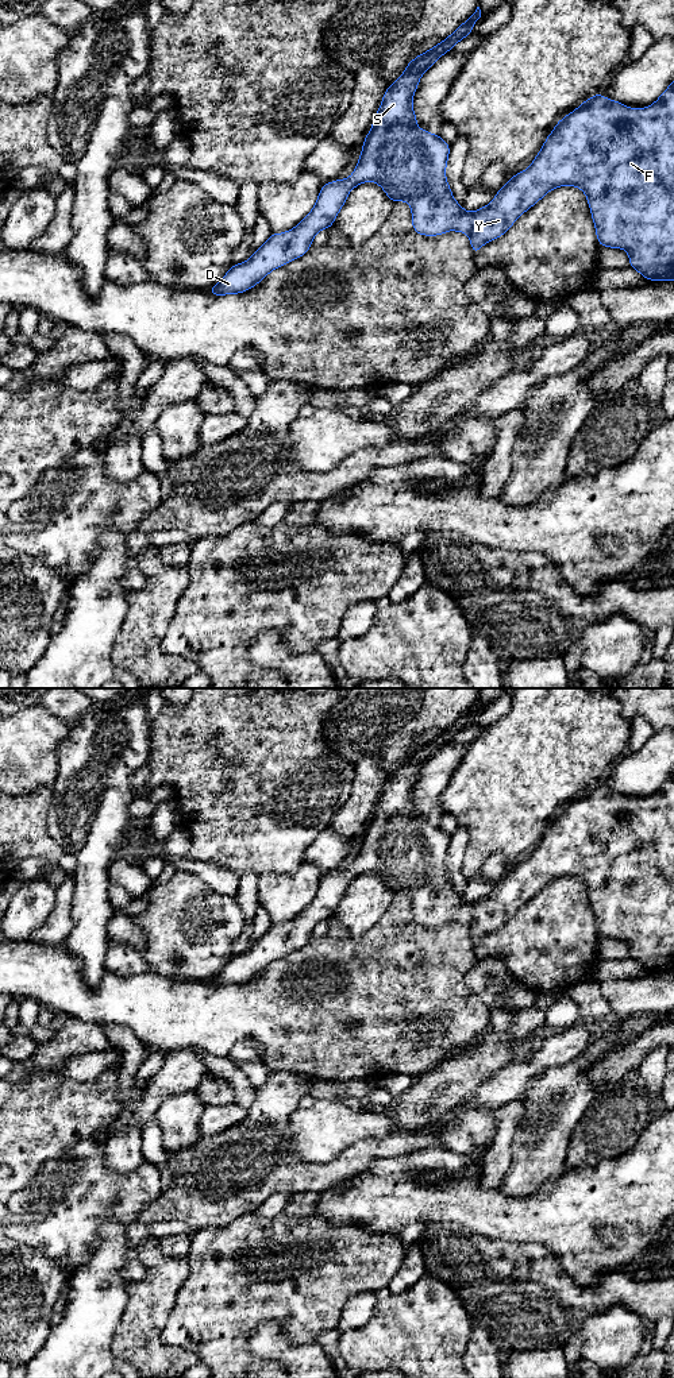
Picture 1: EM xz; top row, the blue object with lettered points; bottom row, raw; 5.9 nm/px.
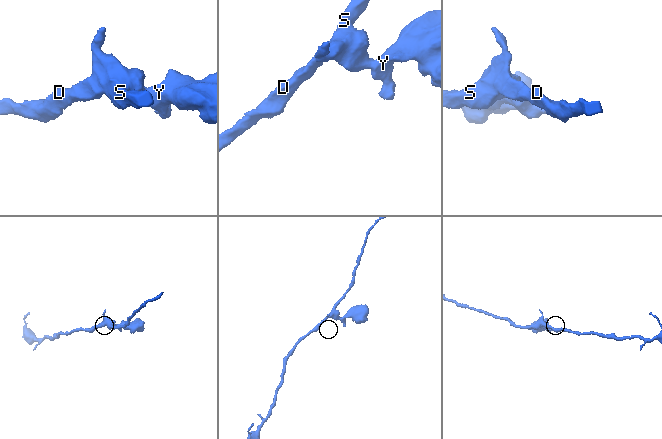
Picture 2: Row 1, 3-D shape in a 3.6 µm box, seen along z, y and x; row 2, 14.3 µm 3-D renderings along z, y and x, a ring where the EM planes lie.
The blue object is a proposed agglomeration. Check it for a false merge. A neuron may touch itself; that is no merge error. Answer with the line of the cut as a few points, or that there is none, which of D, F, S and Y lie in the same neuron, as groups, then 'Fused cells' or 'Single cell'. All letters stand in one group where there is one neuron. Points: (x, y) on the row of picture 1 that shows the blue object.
No split. Groups: D F S Y. Single cell

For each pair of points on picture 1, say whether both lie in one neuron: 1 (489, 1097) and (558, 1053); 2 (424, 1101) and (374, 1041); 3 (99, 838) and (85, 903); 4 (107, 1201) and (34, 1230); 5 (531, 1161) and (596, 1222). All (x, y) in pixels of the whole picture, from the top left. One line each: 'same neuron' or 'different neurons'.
1: same neuron
2: different neurons
3: same neuron
4: same neuron
5: different neurons

